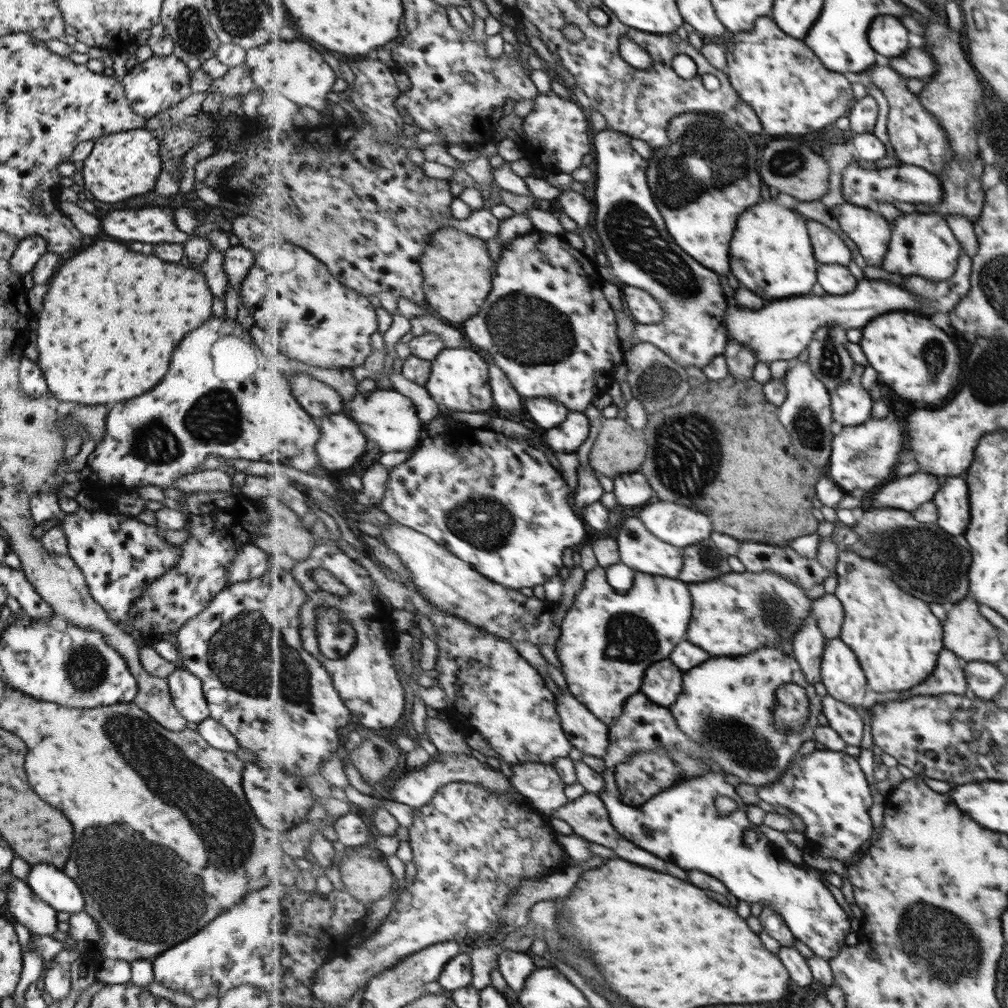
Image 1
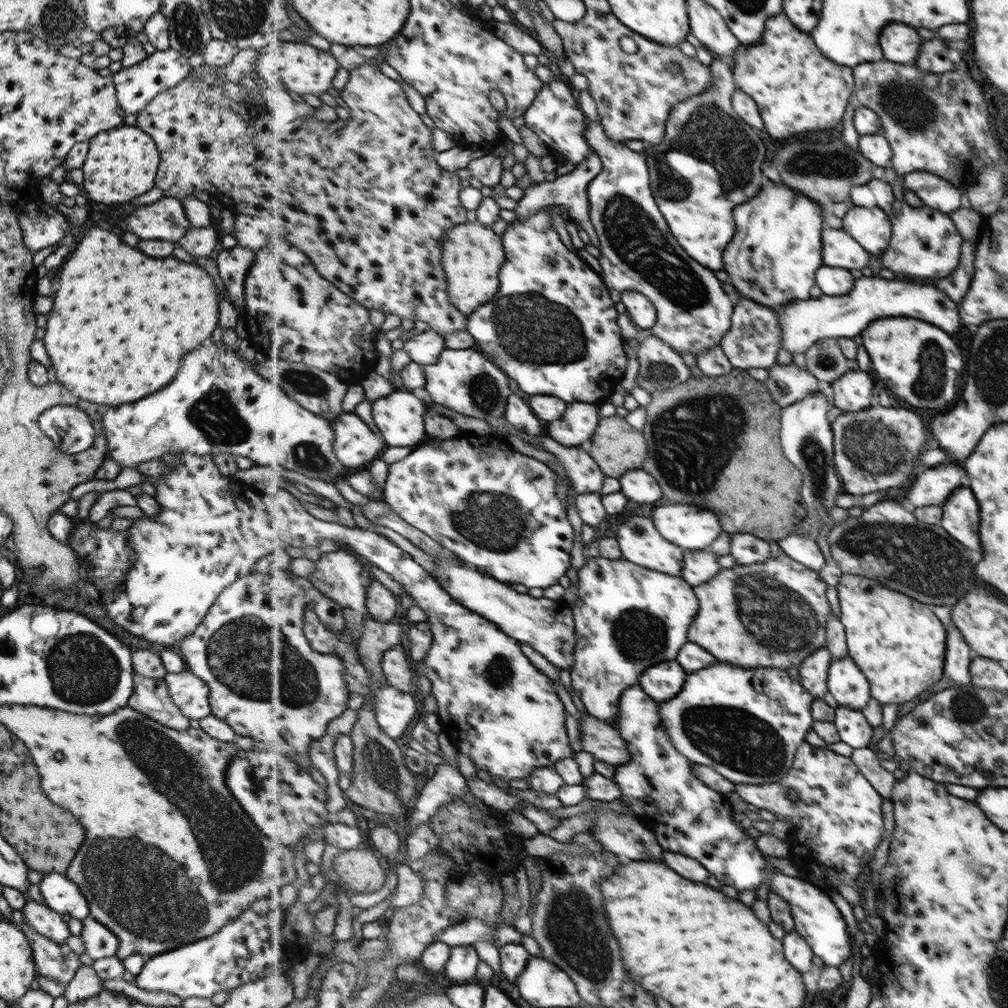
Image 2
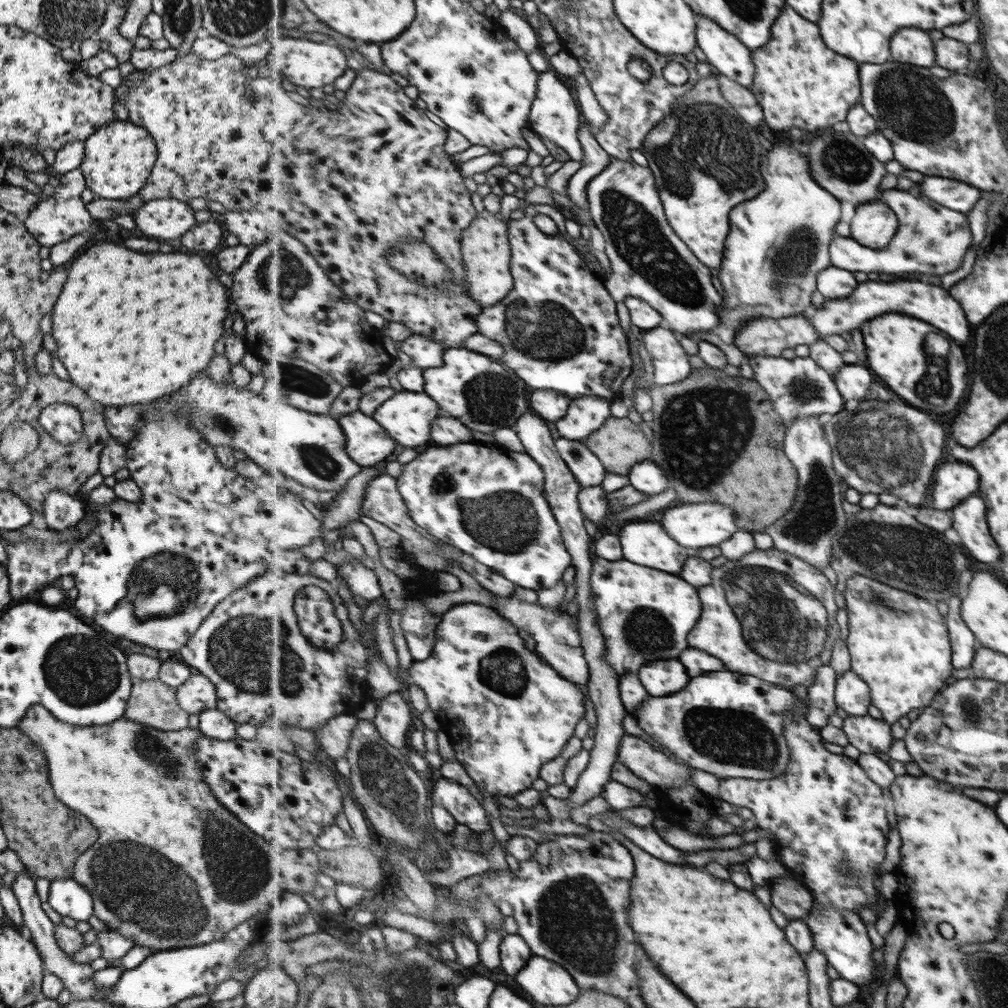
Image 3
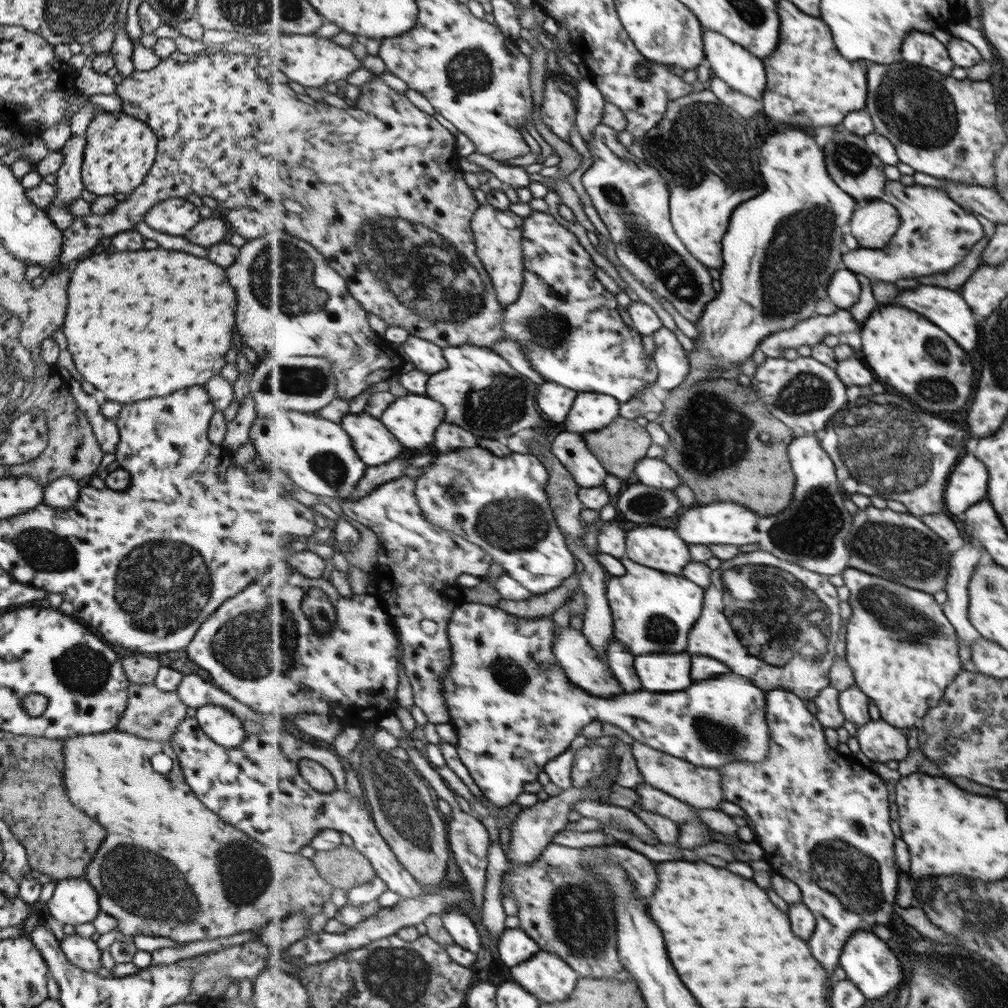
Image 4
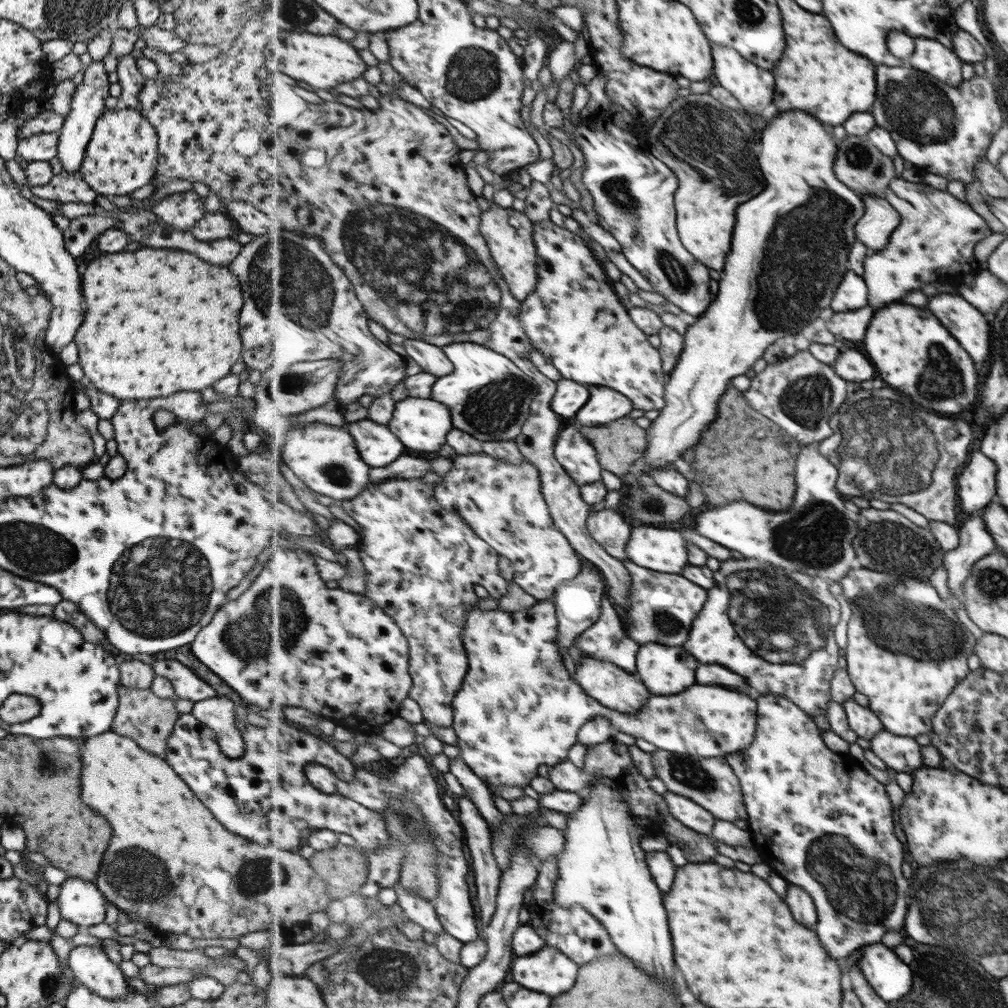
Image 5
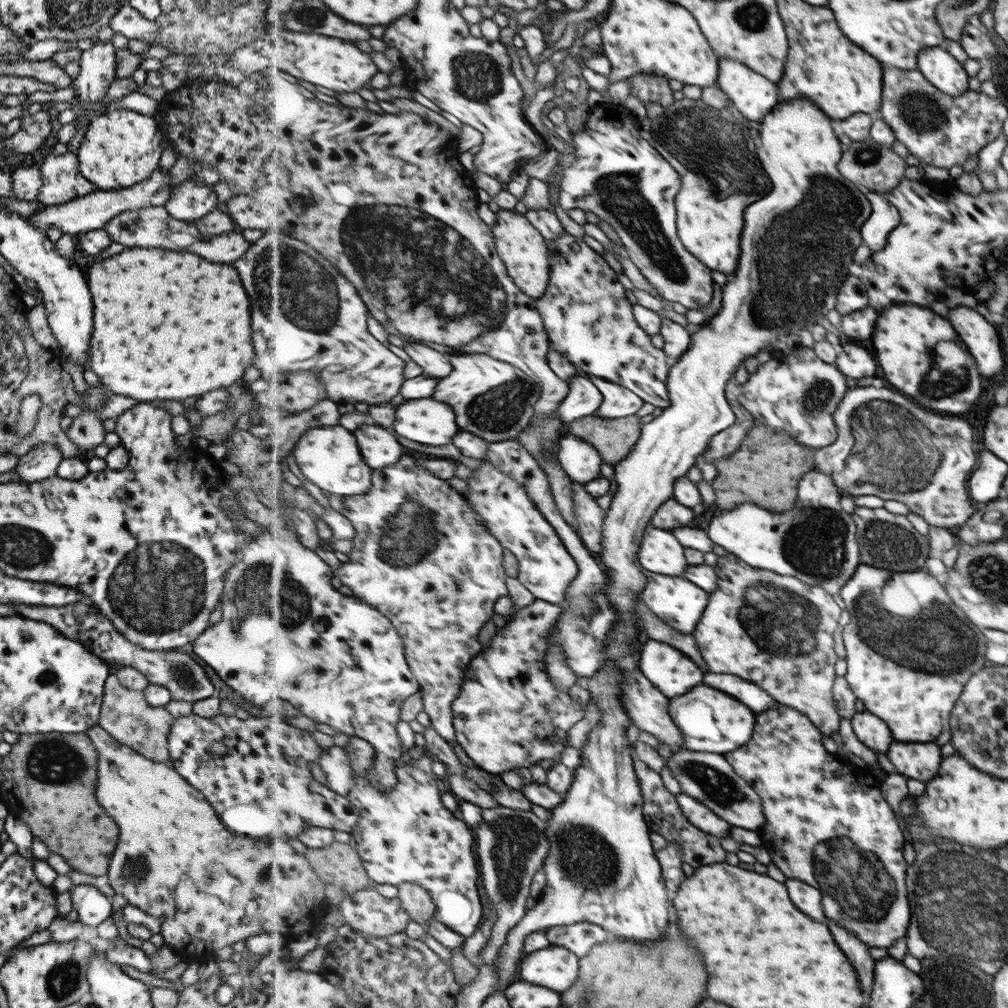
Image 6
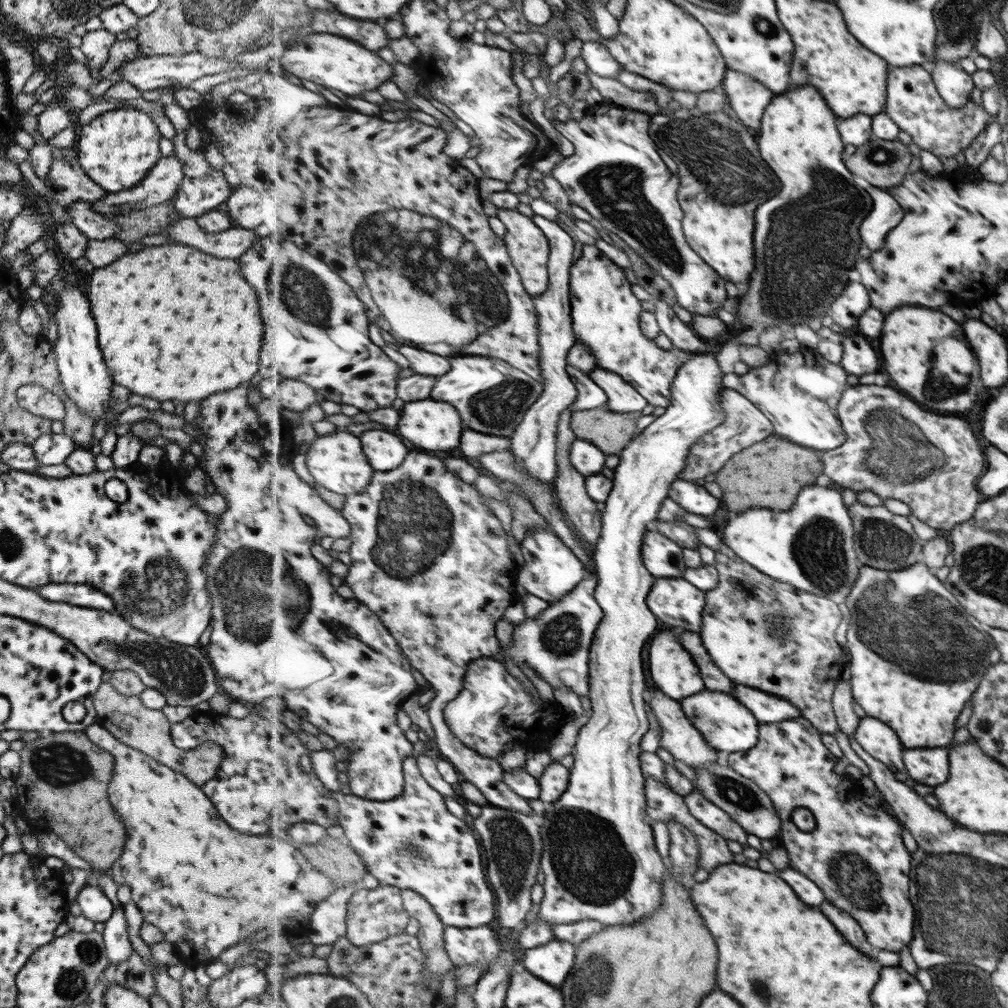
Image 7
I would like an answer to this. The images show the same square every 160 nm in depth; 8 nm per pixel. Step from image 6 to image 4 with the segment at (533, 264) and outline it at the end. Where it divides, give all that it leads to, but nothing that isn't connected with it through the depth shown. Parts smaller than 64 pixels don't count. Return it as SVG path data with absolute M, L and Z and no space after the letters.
M481 205L479 210L475 213L472 220L474 235L476 236L476 244L478 246L479 260L483 261L485 270L491 276L493 286L497 288L497 296L502 305L508 306L519 300L523 285L525 285L525 266L523 266L523 259L525 259L526 252L523 248L523 231L524 222L526 218L513 213L513 218L517 218L517 226L507 228L503 226L501 218L501 210L495 208L493 205Z

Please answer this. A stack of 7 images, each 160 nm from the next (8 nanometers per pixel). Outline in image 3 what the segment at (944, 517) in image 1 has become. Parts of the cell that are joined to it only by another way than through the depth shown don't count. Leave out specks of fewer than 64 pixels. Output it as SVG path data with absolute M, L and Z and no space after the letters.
M975 494L953 507L953 510L950 509L953 513L951 526L959 534L959 542L975 564L997 563L1002 556L997 544L989 536L990 530L987 528L987 520L985 520L985 516L987 516L985 508L987 506L983 506L982 497Z

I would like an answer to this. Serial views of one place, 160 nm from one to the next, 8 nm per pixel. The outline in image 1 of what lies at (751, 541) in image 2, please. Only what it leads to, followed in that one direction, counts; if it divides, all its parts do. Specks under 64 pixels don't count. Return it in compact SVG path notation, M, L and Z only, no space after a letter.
M745 542L741 544L739 558L751 572L758 573L765 569L775 571L807 590L831 576L831 572L819 560L801 556L799 551L789 546Z

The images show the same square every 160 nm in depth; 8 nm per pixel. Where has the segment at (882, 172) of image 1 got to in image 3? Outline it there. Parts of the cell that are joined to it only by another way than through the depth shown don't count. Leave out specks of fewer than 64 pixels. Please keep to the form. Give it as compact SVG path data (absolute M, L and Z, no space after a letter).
M924 176L920 184L931 200L964 215L980 203L984 194L973 185L950 178Z

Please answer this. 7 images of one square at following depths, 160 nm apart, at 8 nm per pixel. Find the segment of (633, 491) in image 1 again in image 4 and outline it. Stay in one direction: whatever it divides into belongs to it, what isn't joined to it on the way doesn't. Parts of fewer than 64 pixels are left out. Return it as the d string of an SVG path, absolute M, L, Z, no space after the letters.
M643 458L635 469L639 482L663 490L675 490L681 486L681 477L663 458Z

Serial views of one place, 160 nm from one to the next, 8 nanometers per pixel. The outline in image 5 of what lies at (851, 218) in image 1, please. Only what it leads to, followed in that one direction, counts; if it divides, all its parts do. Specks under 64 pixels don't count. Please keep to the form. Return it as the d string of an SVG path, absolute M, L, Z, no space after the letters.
M853 191L861 196L865 204L865 216L859 220L859 228L855 228L855 232L859 232L857 238L870 249L883 250L902 222L901 213L887 199L883 200L883 196L877 198L869 196L869 193Z

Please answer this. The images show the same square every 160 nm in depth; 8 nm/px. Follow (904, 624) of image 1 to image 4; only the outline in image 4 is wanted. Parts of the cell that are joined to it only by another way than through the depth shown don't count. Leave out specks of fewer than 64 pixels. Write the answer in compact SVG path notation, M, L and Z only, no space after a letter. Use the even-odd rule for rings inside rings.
M849 566L844 572L843 580L851 592L849 604L852 615L847 623L846 655L856 678L856 685L874 700L879 708L881 718L897 728L916 728L927 716L931 708L935 708L942 698L945 686L953 682L959 672L957 658L957 633L954 626L946 619L942 608L935 602L931 593L909 588L904 584L863 572L861 569ZM865 586L891 586L891 592L897 592L909 604L921 610L921 640L903 642L901 636L893 630L883 628L875 620L875 614L863 608L859 600L859 592ZM935 634L935 636L933 636ZM931 636L931 638L923 638Z

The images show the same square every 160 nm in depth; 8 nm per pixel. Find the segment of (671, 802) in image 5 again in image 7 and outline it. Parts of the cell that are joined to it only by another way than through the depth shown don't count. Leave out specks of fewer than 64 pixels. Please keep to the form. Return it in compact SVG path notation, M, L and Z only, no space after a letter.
M695 788L691 794L684 797L687 807L695 818L723 838L736 840L745 846L748 842L748 832L745 828L735 822L735 819L731 818L727 812L707 800L707 797L699 789Z

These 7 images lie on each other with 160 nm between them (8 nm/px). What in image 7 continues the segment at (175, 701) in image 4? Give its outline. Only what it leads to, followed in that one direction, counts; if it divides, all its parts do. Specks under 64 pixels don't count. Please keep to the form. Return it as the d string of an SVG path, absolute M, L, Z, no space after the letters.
M108 682L99 683L92 696L92 707L95 711L95 720L101 728L107 729L115 740L125 744L159 764L185 776L197 787L203 786L214 775L223 758L223 751L212 741L199 744L195 753L186 753L173 746L170 738L170 722L160 710L153 710L141 704L138 696L123 696Z

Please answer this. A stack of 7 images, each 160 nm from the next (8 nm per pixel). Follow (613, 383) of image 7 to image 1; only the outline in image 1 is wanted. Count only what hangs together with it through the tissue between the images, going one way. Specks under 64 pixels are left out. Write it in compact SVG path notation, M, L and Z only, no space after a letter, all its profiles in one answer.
M571 412L561 426L543 432L543 439L553 452L575 452L591 434L591 422L583 412Z

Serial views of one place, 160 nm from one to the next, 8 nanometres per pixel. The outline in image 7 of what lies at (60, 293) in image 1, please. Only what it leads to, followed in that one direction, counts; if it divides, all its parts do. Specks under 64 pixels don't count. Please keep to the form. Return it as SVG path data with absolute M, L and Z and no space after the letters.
M171 244L171 246L149 246L133 254L126 253L117 260L110 262L107 266L94 269L89 273L89 288L87 288L87 302L91 308L91 316L97 324L97 344L107 364L107 370L111 372L111 378L115 384L129 388L131 395L139 395L157 401L172 401L187 403L190 401L201 401L205 396L213 392L227 391L237 388L243 383L257 383L251 376L257 372L257 356L259 356L259 344L261 344L261 316L259 306L253 288L241 278L241 272L237 270L237 262L229 258L213 258L209 254L203 254L199 250L193 250L189 246Z

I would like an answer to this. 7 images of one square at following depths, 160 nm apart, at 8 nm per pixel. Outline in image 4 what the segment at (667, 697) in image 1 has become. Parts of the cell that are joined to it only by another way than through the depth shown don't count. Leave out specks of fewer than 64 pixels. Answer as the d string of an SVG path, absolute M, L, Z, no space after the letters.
M687 652L636 656L635 668L639 668L645 690L651 692L679 692L693 684Z

